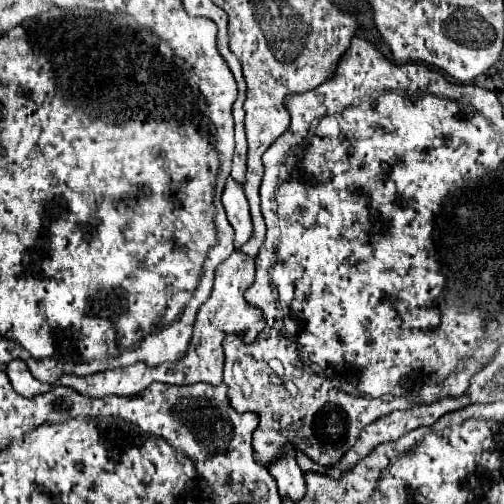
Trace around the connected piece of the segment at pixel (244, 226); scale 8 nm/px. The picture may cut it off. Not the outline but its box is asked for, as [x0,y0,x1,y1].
[223,177,253,251]

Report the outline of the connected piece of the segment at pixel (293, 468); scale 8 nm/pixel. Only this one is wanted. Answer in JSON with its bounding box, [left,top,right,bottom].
[269,447,307,503]

